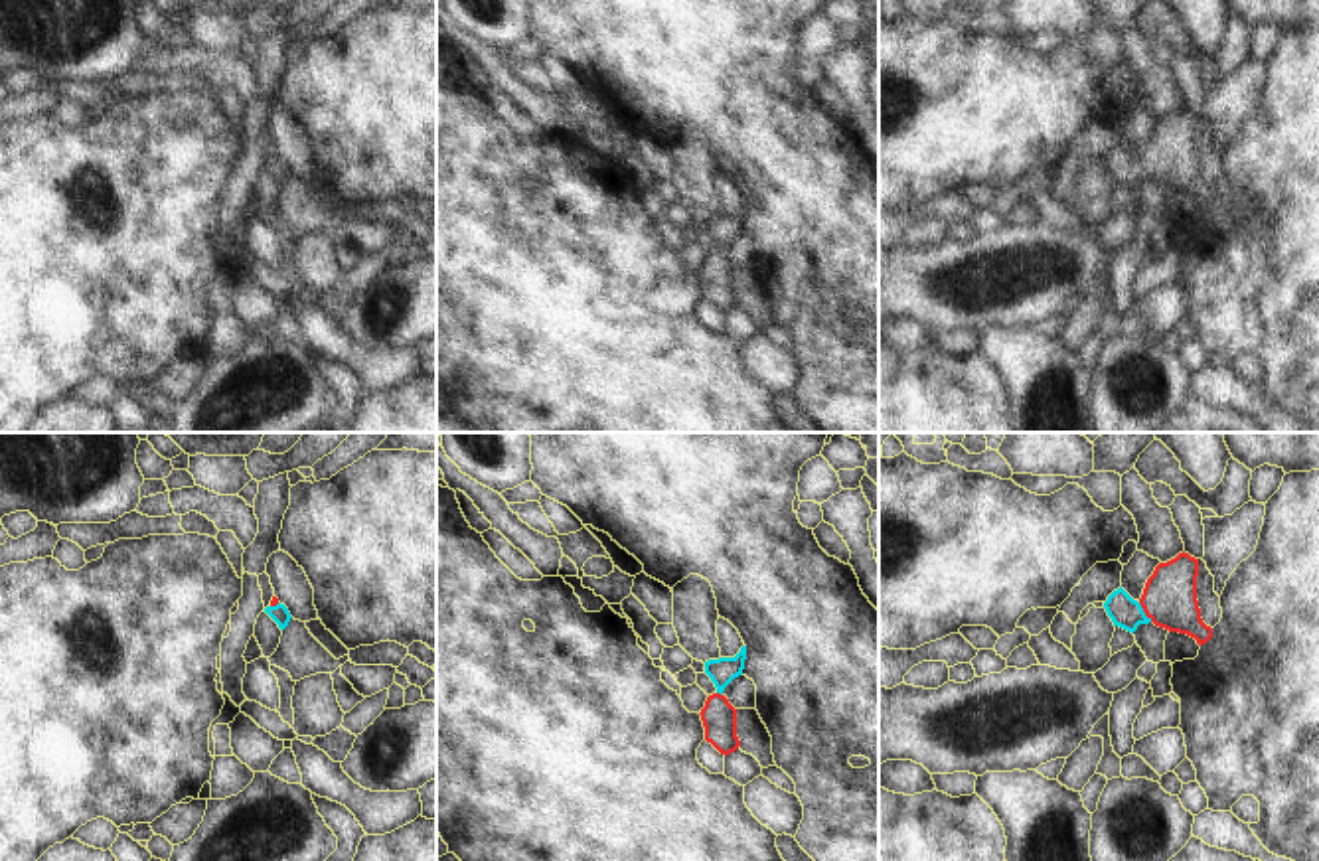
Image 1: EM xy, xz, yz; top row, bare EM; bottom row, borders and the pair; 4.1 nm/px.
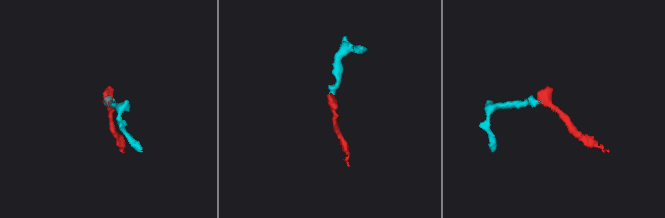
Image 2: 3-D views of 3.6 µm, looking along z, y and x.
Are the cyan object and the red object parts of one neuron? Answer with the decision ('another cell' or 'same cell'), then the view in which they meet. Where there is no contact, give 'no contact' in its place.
same cell | yz

